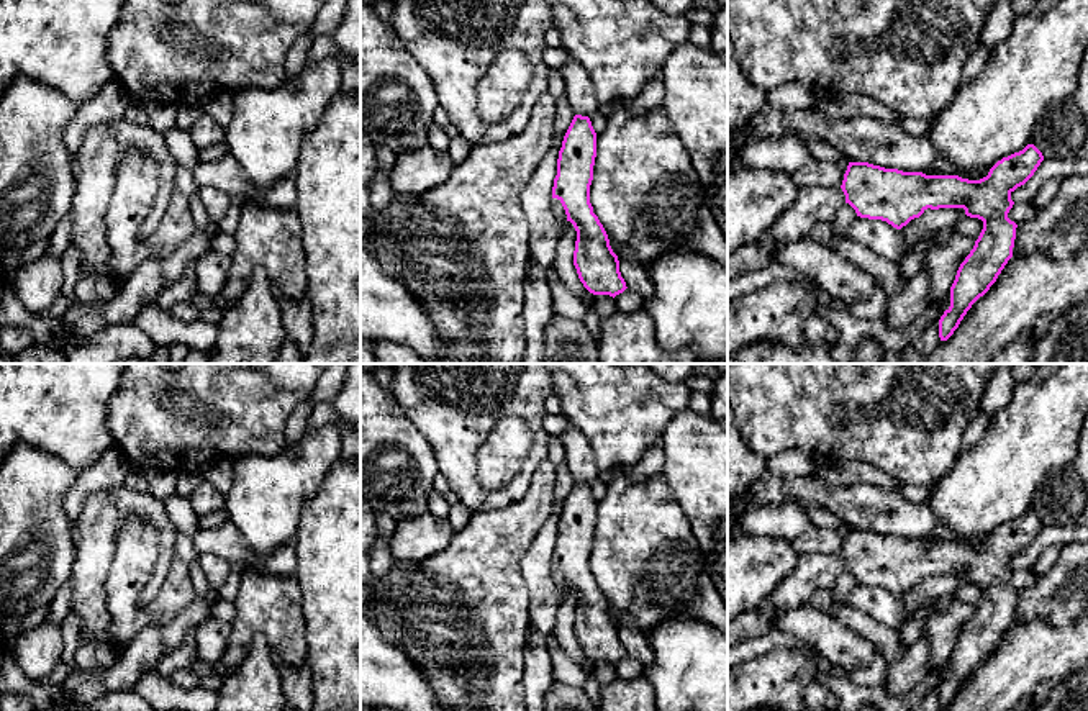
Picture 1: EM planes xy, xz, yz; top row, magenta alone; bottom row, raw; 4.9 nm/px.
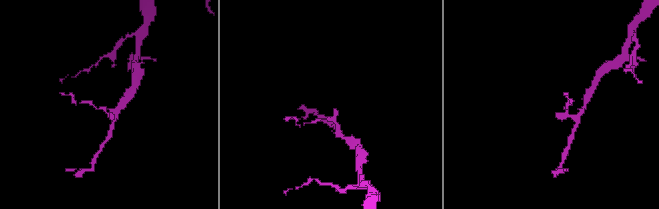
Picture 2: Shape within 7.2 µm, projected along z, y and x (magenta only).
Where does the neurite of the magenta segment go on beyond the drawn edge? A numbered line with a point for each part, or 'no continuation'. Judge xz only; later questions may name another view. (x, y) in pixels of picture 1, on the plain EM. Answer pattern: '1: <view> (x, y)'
1: xz (580, 459)

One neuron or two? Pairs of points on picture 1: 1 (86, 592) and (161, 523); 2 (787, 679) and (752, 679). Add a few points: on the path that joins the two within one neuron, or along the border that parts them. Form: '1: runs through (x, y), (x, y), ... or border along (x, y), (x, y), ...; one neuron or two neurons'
1: runs through (92, 562), (95, 538), (123, 510), (131, 510); one neuron
2: runs through (779, 679), (761, 679); one neuron

